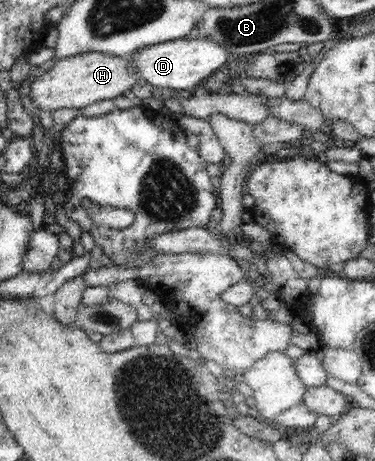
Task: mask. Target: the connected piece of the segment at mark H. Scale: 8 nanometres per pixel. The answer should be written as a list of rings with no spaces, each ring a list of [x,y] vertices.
[[[84,53],[55,60],[55,65],[29,85],[29,99],[43,111],[79,109],[91,103],[112,100],[121,92],[131,90],[136,84],[137,70],[129,56],[119,57],[108,53]]]

